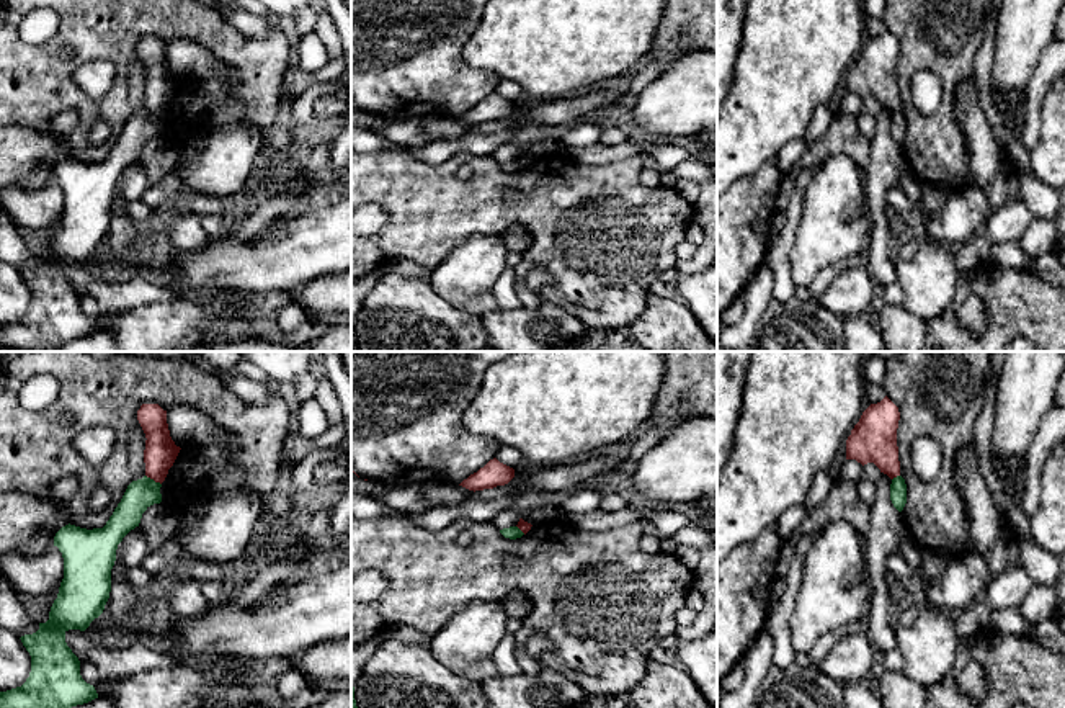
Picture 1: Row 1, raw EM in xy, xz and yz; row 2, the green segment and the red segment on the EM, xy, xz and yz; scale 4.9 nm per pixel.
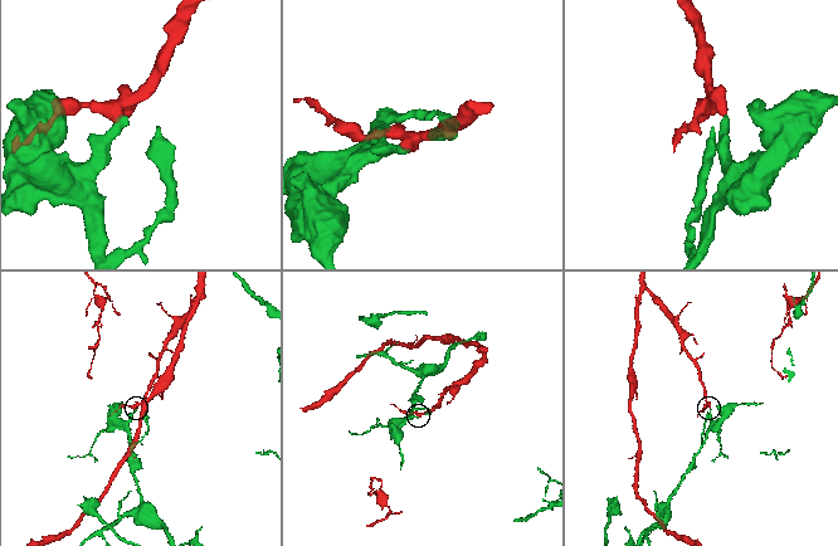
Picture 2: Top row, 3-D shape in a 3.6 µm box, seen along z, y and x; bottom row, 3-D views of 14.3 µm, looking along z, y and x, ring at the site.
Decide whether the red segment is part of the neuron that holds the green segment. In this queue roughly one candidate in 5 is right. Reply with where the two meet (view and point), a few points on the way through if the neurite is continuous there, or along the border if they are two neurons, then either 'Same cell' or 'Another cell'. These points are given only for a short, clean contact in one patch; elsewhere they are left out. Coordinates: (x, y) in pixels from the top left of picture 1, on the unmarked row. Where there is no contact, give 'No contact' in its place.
Touches green at xy (152, 113). Boundary: xy (146, 108), (160, 118). Another cell

